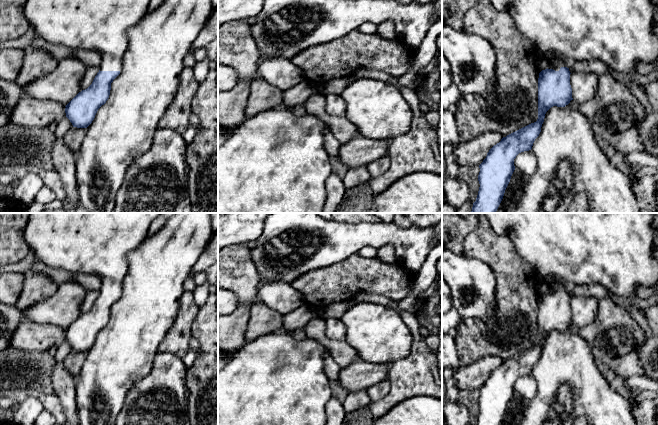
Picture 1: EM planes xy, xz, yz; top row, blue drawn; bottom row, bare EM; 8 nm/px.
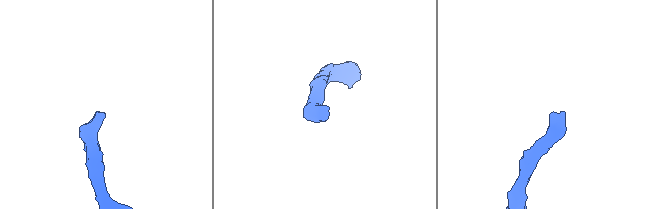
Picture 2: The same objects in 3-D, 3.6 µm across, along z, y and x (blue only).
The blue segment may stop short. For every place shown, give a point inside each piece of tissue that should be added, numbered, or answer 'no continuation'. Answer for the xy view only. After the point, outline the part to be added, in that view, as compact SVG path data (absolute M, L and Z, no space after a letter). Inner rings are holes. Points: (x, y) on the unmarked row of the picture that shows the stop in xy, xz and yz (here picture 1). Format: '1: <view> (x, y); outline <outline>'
1: xy (92, 243); outline M30 213L28 223L24 230L24 238L29 249L35 253L37 261L52 267L63 269L73 274L85 273L98 275L102 279L99 290L100 295L121 295L122 282L128 271L127 255L130 251L135 250L147 237L148 230L152 221L161 213Z

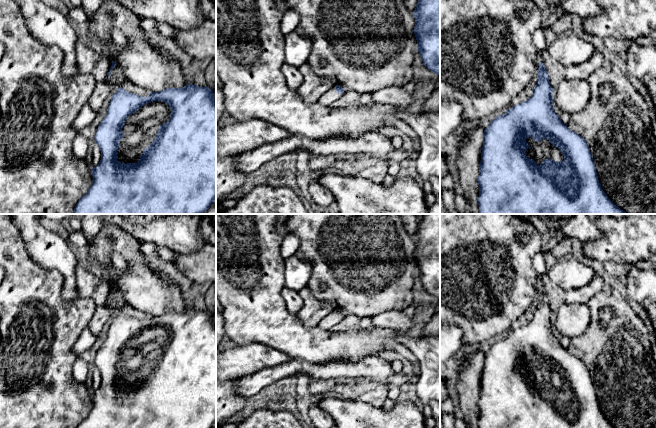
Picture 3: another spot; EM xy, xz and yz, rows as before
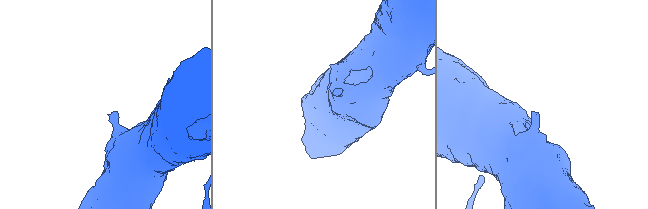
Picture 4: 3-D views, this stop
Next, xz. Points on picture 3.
1: xz (331, 319); outline M336 310L329 313L325 316L318 324L317 327L321 328L324 331L329 331L333 326L338 324L342 318L336 316Z

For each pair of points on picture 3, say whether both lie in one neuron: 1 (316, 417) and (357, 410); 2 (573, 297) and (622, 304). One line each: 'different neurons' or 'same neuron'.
1: different neurons
2: different neurons

